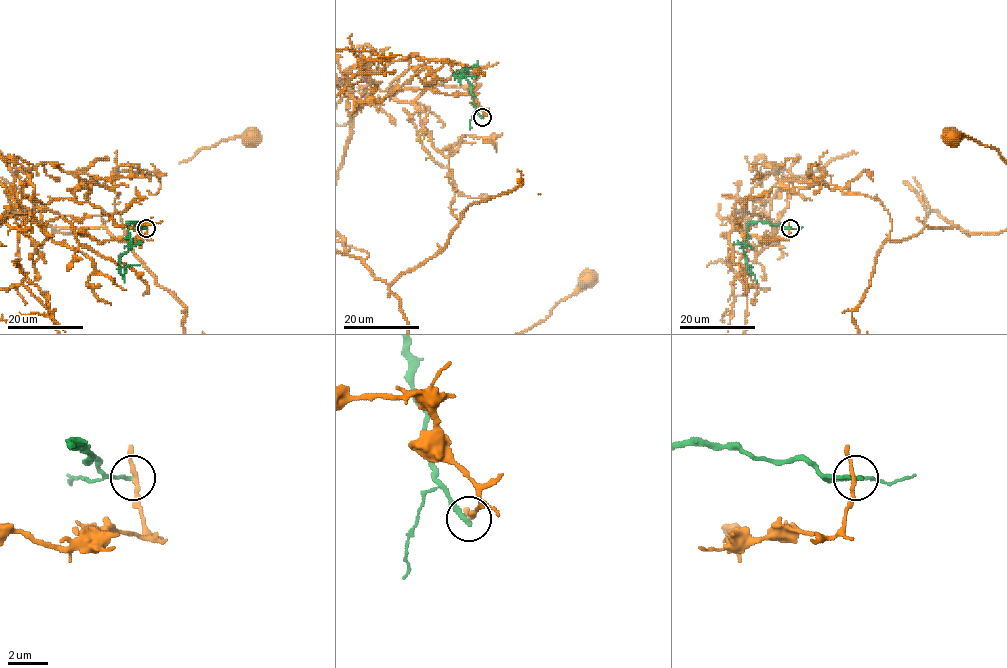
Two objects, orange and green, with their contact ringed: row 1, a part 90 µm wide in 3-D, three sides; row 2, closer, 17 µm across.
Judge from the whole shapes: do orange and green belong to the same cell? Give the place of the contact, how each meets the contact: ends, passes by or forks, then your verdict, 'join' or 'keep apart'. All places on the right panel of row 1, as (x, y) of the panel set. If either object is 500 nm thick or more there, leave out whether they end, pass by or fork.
place (790, 228); orange passes by; green ends; keep apart

